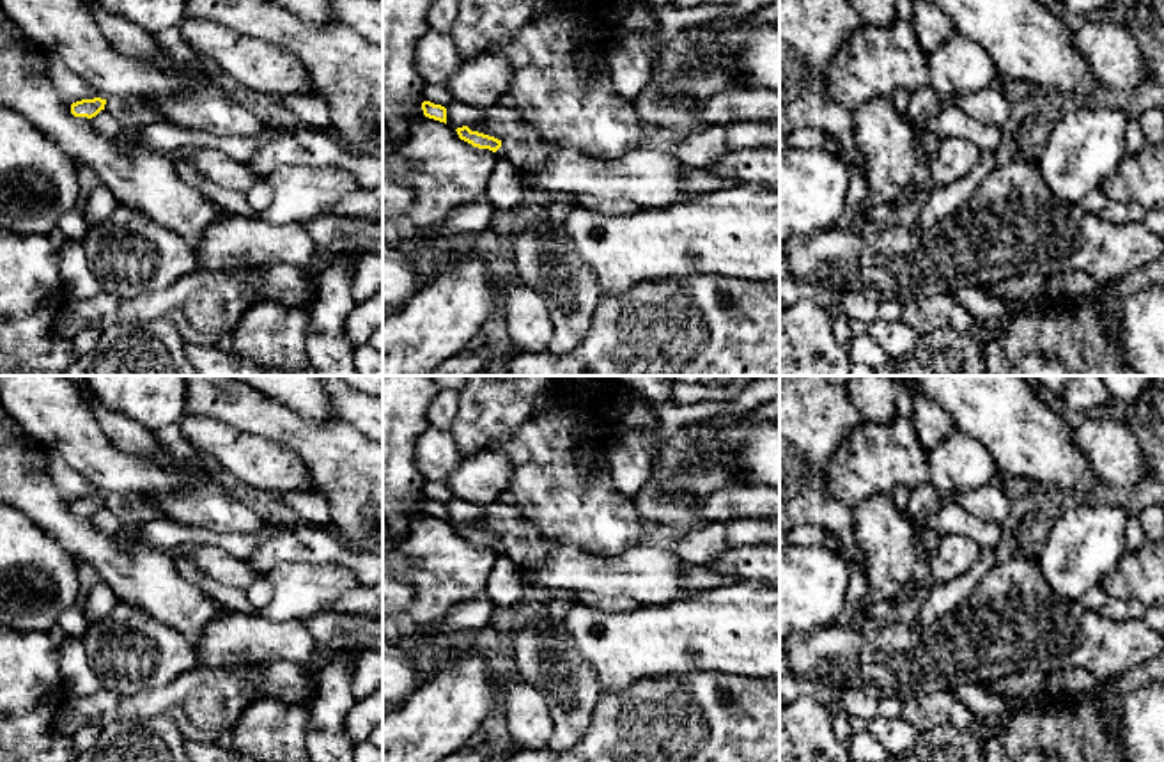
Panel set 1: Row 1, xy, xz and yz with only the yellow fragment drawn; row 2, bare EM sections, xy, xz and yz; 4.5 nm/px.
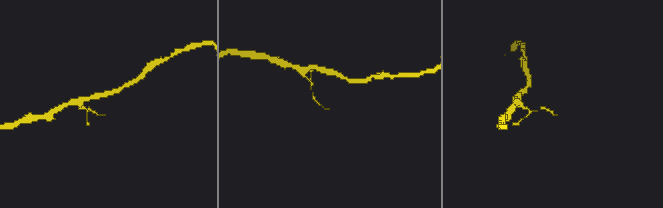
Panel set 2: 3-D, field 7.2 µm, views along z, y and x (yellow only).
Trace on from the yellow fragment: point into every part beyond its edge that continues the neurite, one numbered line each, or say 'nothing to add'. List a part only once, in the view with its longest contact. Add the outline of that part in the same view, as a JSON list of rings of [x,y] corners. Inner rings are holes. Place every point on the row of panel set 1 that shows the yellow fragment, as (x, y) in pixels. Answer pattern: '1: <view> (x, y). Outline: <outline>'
nothing to add

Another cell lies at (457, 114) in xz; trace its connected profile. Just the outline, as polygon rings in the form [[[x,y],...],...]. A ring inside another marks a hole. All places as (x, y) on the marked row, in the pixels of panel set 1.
[[[452,101],[446,106],[446,124],[454,129],[477,124],[482,121],[482,117],[484,117],[482,108],[473,108],[457,101]]]

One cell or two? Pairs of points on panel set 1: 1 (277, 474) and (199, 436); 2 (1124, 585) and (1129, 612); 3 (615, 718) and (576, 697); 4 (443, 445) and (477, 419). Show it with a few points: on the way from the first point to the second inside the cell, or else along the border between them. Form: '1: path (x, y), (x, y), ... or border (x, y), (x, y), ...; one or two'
1: path (257, 465), (218, 442); one
2: border (1109, 596), (1136, 599), (1145, 606); two
3: border (601, 693), (592, 723), (576, 743); two
4: border (447, 431), (463, 456); two

